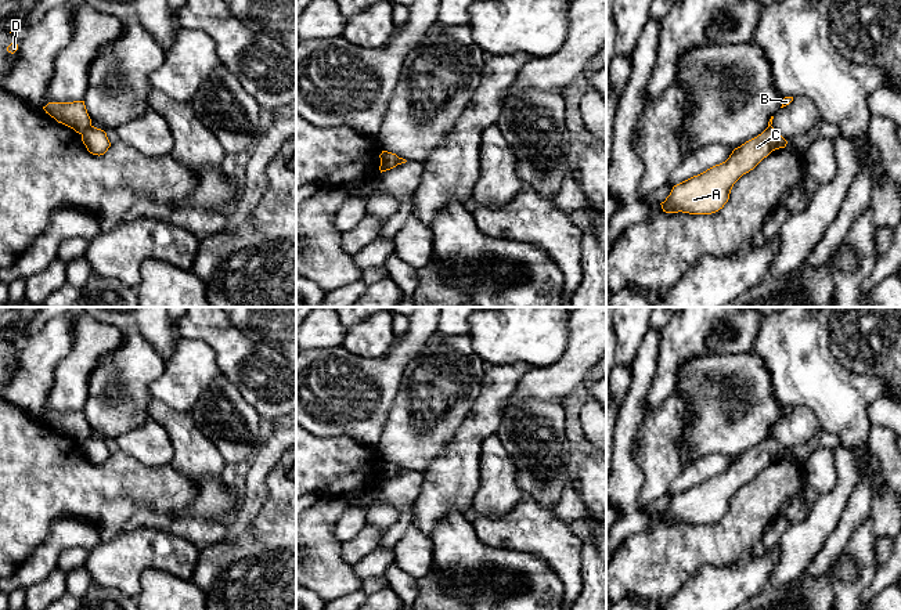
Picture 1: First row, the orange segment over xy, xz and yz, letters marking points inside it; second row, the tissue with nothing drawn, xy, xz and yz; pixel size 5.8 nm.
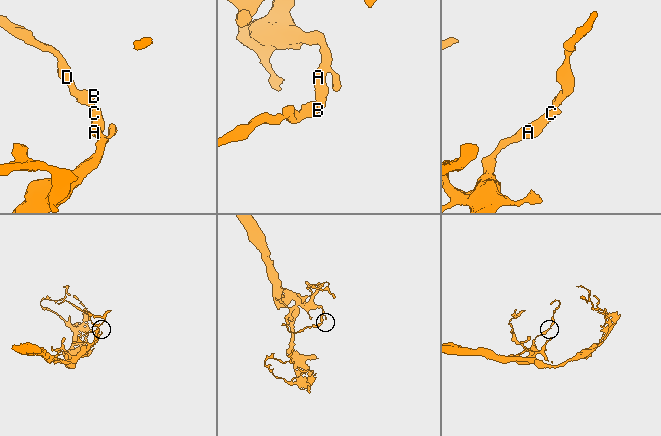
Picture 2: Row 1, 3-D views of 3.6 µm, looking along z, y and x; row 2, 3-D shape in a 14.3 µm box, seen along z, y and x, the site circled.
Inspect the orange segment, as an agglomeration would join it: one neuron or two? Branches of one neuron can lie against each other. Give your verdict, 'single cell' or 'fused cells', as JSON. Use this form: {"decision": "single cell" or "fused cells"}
{"decision": "fused cells"}

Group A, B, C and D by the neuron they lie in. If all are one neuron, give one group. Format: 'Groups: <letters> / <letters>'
Groups: A C / B D

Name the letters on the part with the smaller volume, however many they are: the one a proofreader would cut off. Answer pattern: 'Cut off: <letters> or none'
Cut off: B, D

